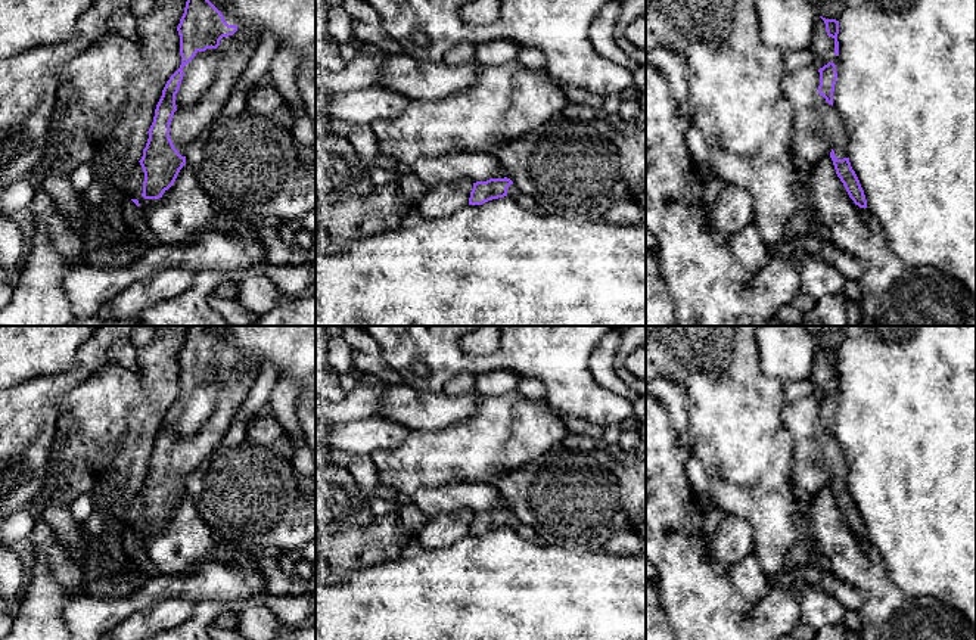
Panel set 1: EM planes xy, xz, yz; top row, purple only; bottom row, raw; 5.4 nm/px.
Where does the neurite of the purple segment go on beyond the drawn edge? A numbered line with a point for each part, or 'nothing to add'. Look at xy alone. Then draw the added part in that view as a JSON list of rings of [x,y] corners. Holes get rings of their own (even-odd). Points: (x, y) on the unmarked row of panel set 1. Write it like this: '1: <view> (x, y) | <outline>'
1: xy (233, 384) | [[[221,341],[229,355],[236,355],[233,366],[223,367],[217,379],[198,382],[201,385],[215,385],[218,389],[217,408],[206,425],[193,436],[177,439],[170,454],[170,469],[181,487],[186,476],[211,457],[227,434],[237,408],[251,391],[258,376],[258,369],[252,360],[243,360],[231,341]]]

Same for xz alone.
1: xz (527, 533) | [[[515,515],[509,516],[507,526],[513,528],[525,540],[529,540],[529,541],[537,540],[534,529],[523,525]]]

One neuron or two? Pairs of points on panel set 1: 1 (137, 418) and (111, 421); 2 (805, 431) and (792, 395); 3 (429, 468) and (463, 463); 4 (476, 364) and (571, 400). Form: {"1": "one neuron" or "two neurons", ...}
{"1": "two neurons", "2": "two neurons", "3": "one neuron", "4": "one neuron"}

